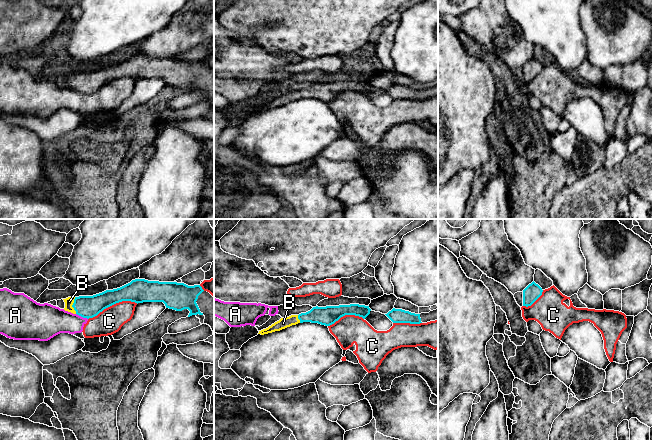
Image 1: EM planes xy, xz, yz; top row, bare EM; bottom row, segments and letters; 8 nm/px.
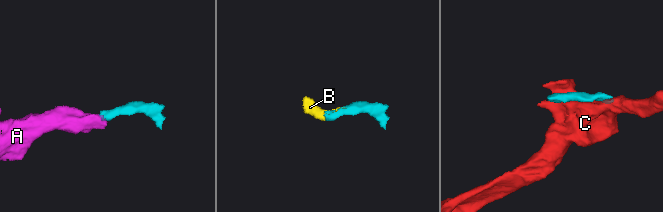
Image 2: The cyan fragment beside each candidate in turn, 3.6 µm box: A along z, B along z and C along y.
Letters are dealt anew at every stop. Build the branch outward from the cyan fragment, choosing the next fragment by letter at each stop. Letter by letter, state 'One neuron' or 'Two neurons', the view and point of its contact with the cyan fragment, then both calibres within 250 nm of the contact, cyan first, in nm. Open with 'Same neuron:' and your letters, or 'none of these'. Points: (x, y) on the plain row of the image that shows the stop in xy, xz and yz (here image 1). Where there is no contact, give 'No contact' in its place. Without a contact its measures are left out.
Same neuron: B
A: Two neurons. Touches cyan at xy (82, 92). Thickness 180 nm (cyan) against 240 nm
B: One neuron. Touches cyan at xy (72, 81). Thickness 180 nm (cyan) against 70 nm
C: Two neurons. Touches cyan at xy (112, 80). Thickness 190 nm (cyan) against 200 nm

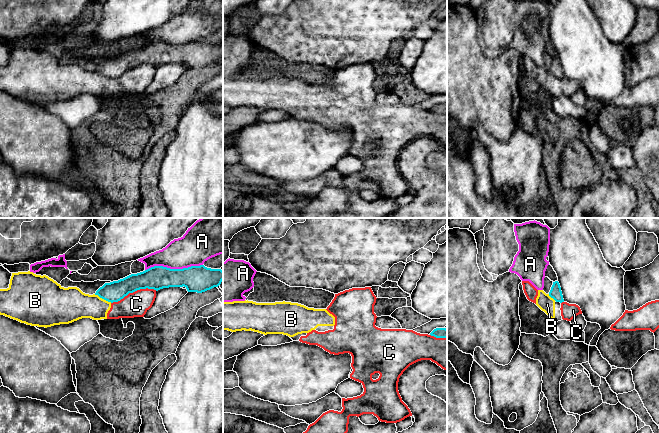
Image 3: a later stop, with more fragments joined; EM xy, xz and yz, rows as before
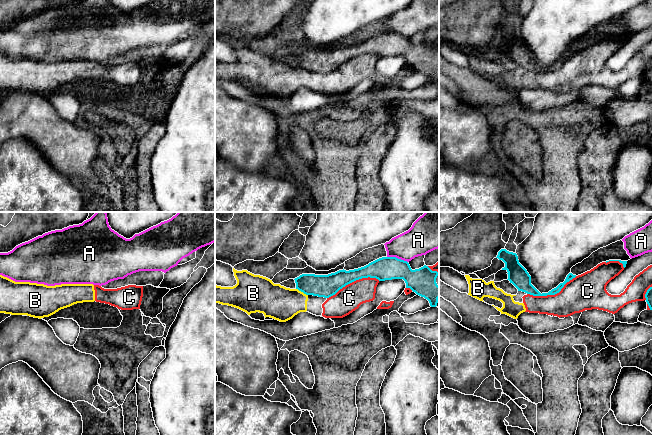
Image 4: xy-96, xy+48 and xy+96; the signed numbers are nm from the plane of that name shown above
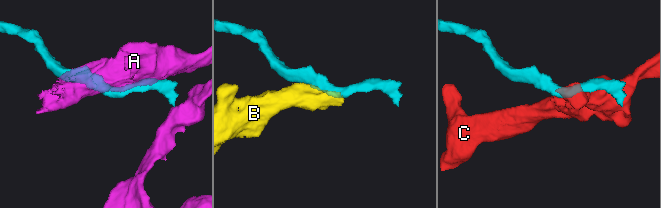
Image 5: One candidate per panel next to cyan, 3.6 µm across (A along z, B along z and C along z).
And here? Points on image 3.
Same neuron: none of these
A: Two neurons. Touches cyan at xy (173, 45). Thickness 220 nm (cyan) against 280 nm
B: Two neurons. Touches cyan at xy (103, 74). Thickness 160 nm (cyan) against 240 nm
C: Two neurons. Touches cyan at xy (133, 67). Thickness 190 nm (cyan) against 200 nm

